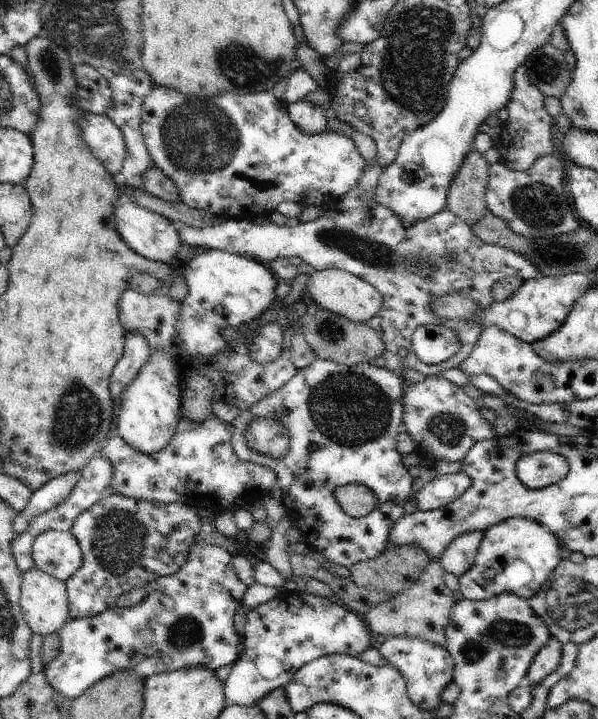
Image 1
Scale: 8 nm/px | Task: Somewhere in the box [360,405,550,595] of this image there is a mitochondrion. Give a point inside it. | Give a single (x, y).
(448, 429)

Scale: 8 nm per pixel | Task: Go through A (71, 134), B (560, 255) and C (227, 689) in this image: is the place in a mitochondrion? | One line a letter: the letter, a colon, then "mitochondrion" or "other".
A: other
B: mitochondrion
C: other

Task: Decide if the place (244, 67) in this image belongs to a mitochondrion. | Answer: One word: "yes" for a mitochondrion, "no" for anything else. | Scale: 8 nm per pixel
yes

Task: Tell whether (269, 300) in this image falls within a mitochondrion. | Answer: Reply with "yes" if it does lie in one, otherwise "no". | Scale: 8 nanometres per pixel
no

